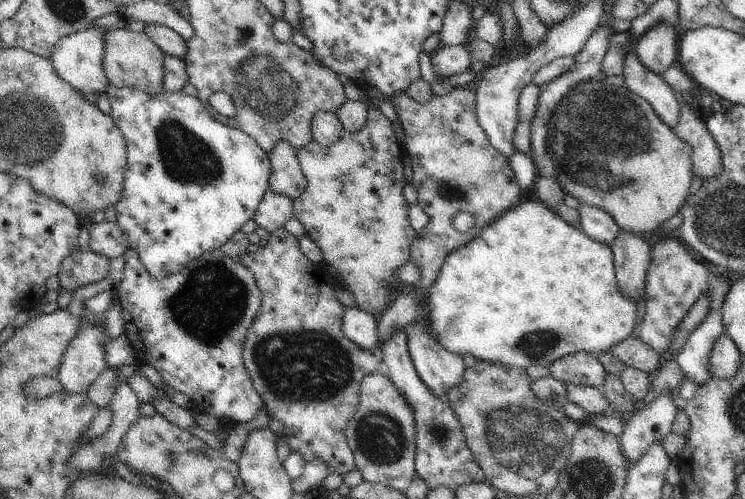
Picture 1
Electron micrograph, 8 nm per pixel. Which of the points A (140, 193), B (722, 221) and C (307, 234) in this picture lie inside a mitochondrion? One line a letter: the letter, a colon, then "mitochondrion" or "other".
A: other
B: mitochondrion
C: other

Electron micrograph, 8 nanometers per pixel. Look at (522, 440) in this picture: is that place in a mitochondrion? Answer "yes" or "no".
yes

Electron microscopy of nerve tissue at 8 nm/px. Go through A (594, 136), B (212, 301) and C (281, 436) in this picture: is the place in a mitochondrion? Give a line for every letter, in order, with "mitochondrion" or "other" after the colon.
A: mitochondrion
B: mitochondrion
C: other

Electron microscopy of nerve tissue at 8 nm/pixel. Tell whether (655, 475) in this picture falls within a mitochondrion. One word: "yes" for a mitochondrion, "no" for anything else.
no

